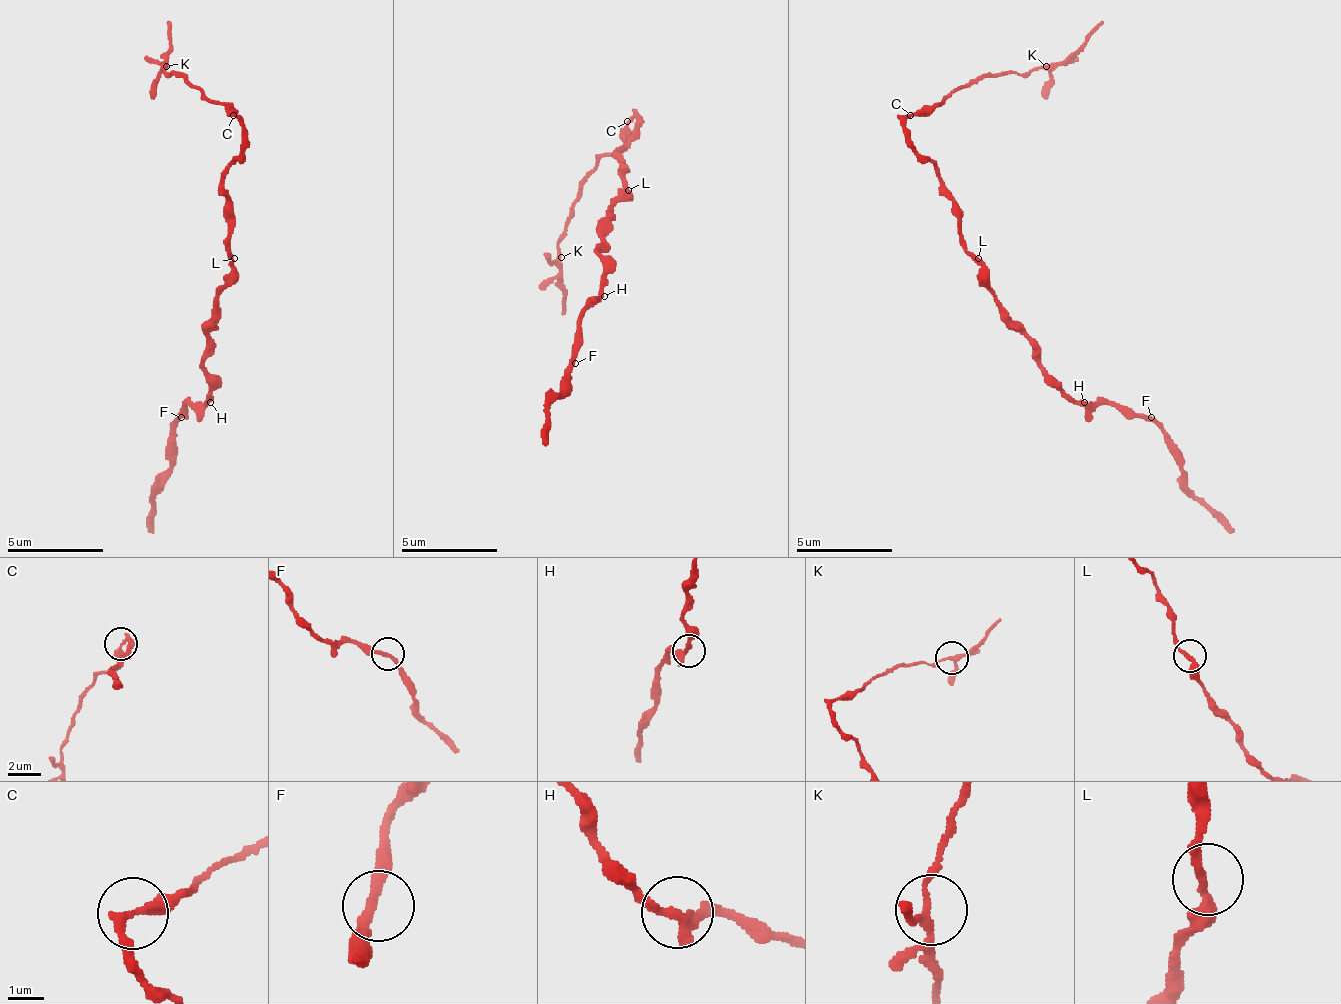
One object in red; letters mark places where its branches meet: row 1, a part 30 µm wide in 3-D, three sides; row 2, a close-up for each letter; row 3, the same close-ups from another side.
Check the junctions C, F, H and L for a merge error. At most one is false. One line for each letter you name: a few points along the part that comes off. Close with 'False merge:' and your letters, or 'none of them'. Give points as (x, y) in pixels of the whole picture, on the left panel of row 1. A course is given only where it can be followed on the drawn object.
C: course (234, 114), (186, 76), (166, 71), (166, 23)
False merge: C

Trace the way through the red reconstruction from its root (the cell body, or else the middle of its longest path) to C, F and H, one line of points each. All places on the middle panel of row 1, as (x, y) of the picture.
C: (623, 185), (623, 161), (619, 156), (619, 146), (638, 122), (633, 118), (628, 122)
F: (623, 185), (623, 195), (614, 204), (609, 233), (599, 247), (604, 281), (599, 296), (580, 320), (575, 363)
H: (623, 185), (623, 195), (614, 204), (609, 233), (599, 247), (599, 257), (604, 262), (604, 296)

